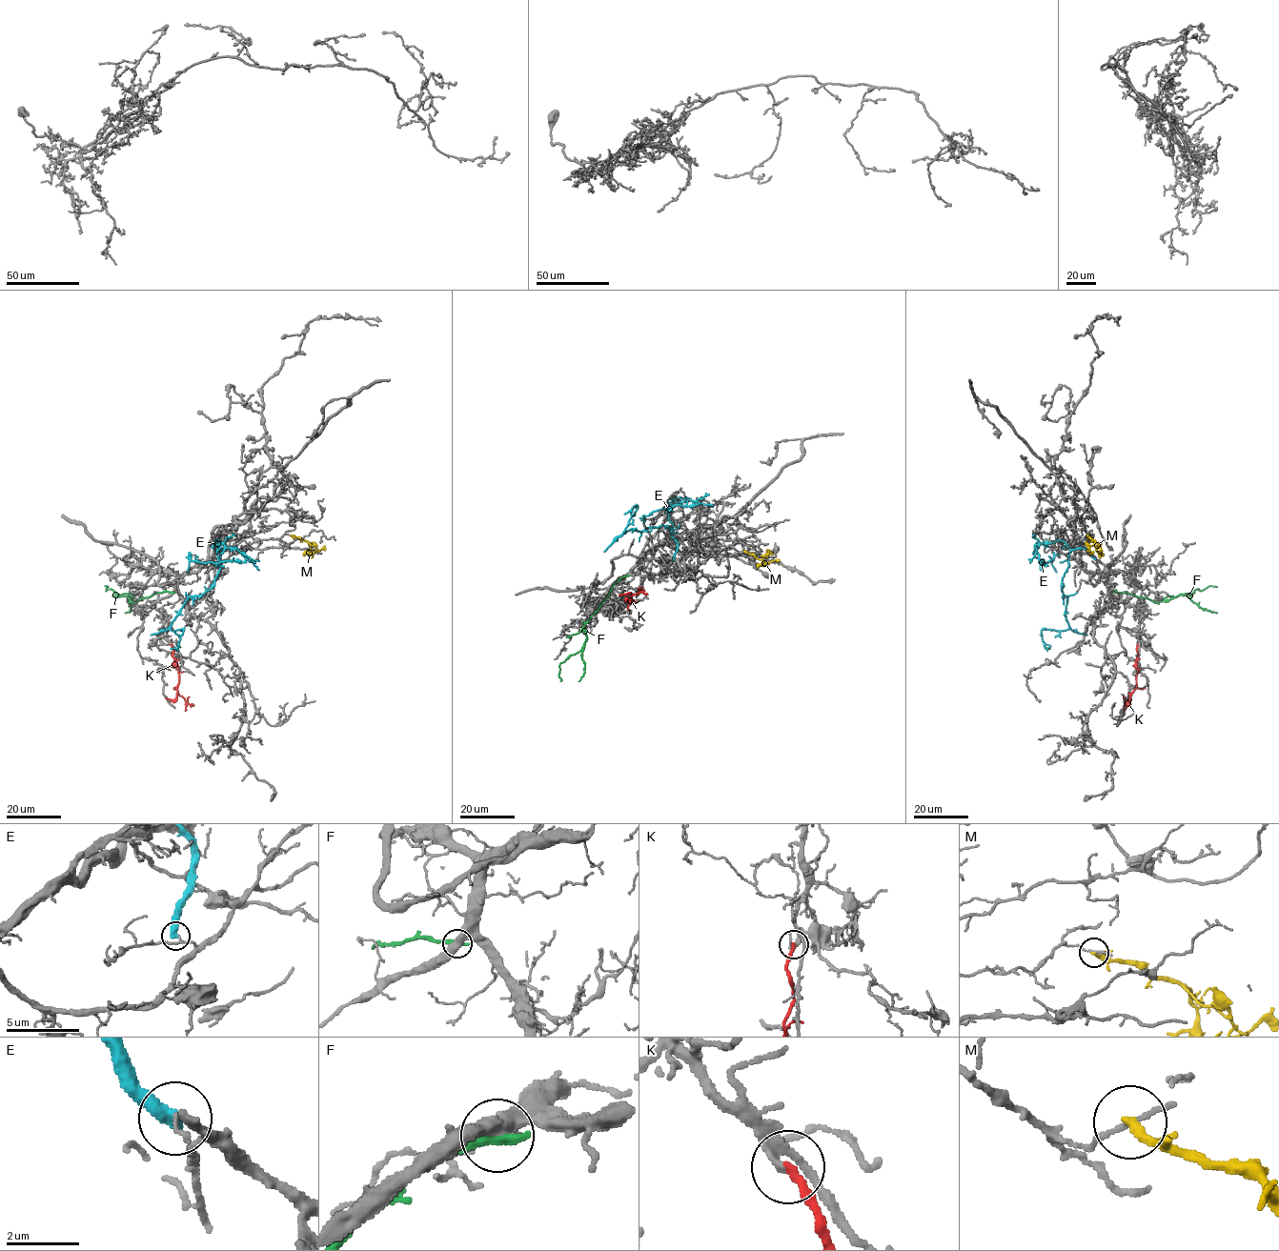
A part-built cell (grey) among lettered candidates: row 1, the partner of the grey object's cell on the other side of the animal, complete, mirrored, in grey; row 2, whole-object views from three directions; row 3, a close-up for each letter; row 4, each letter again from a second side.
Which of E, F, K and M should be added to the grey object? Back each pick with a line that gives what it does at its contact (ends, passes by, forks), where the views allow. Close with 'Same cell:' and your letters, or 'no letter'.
K: It ends there
Same cell: K

